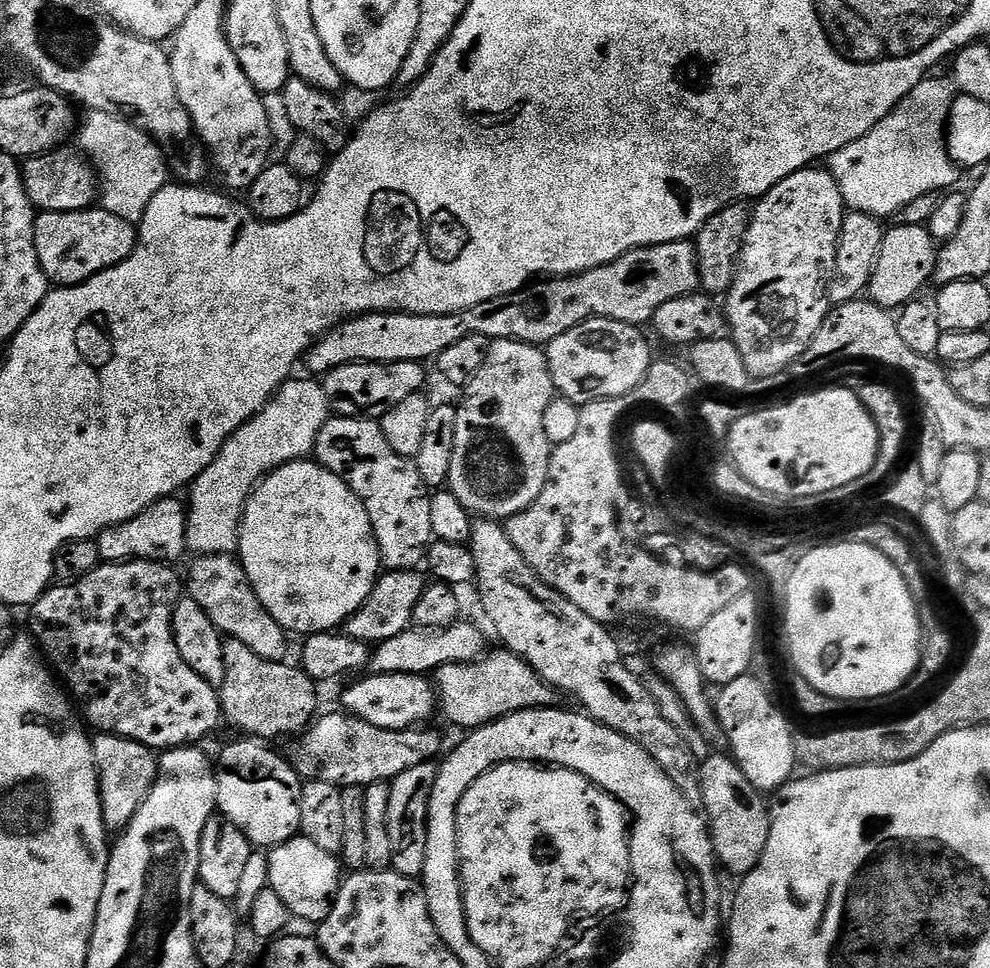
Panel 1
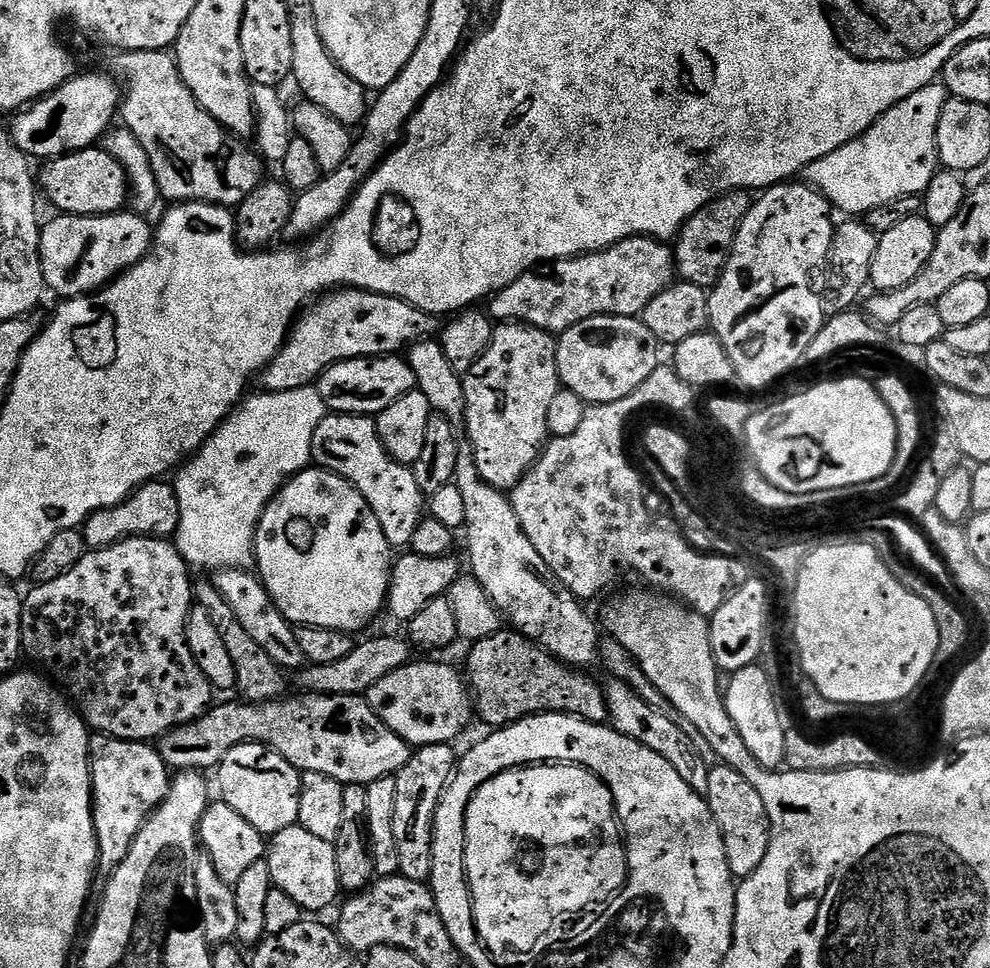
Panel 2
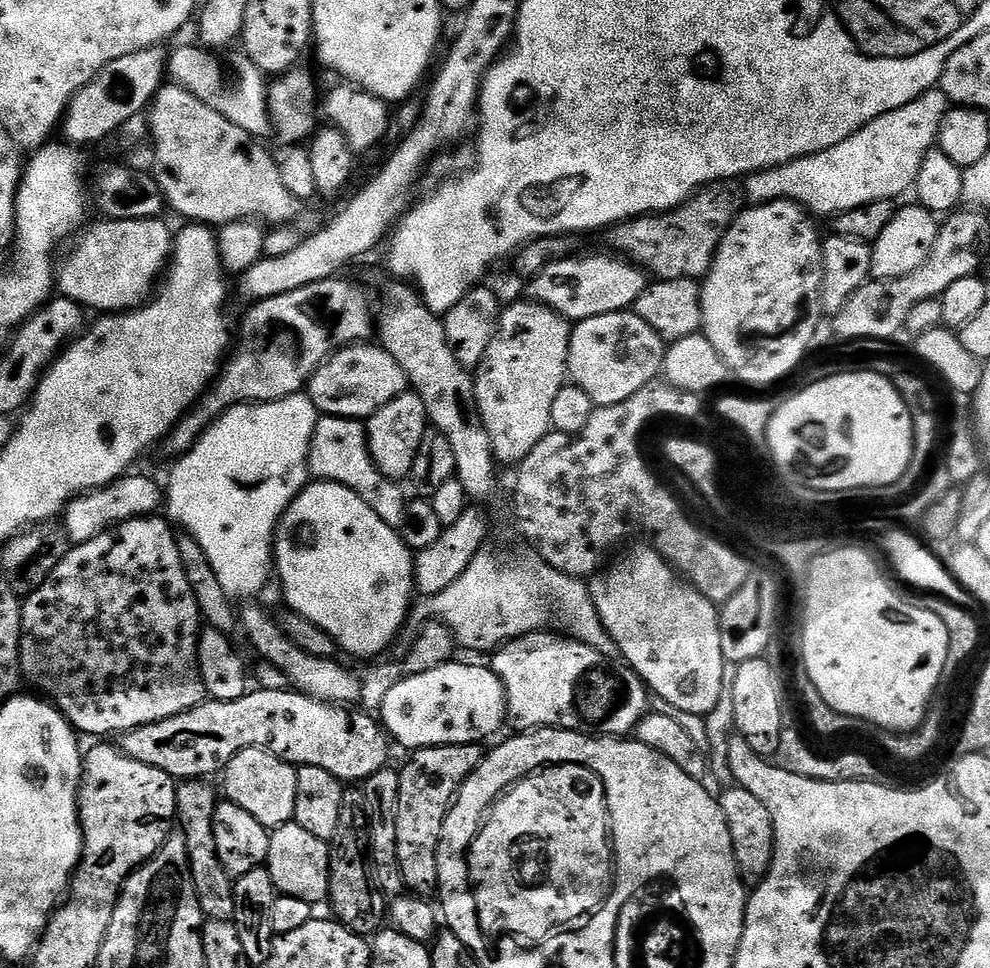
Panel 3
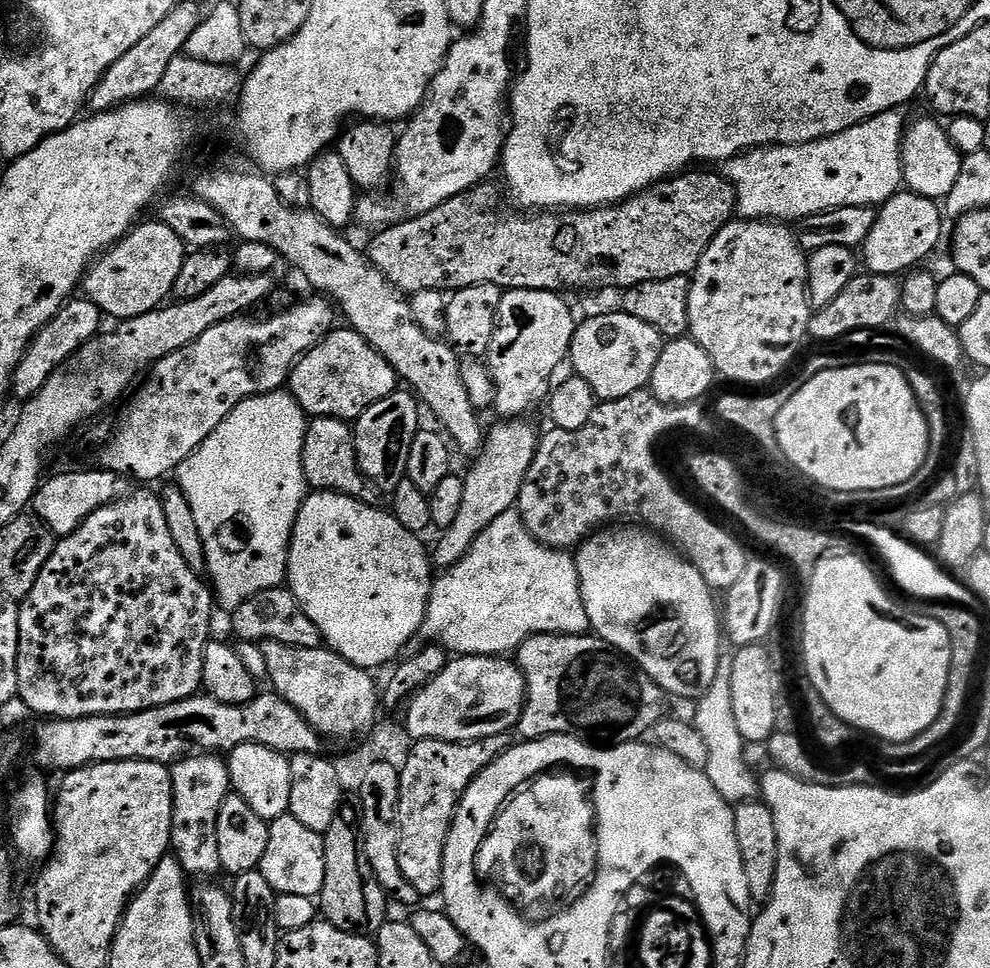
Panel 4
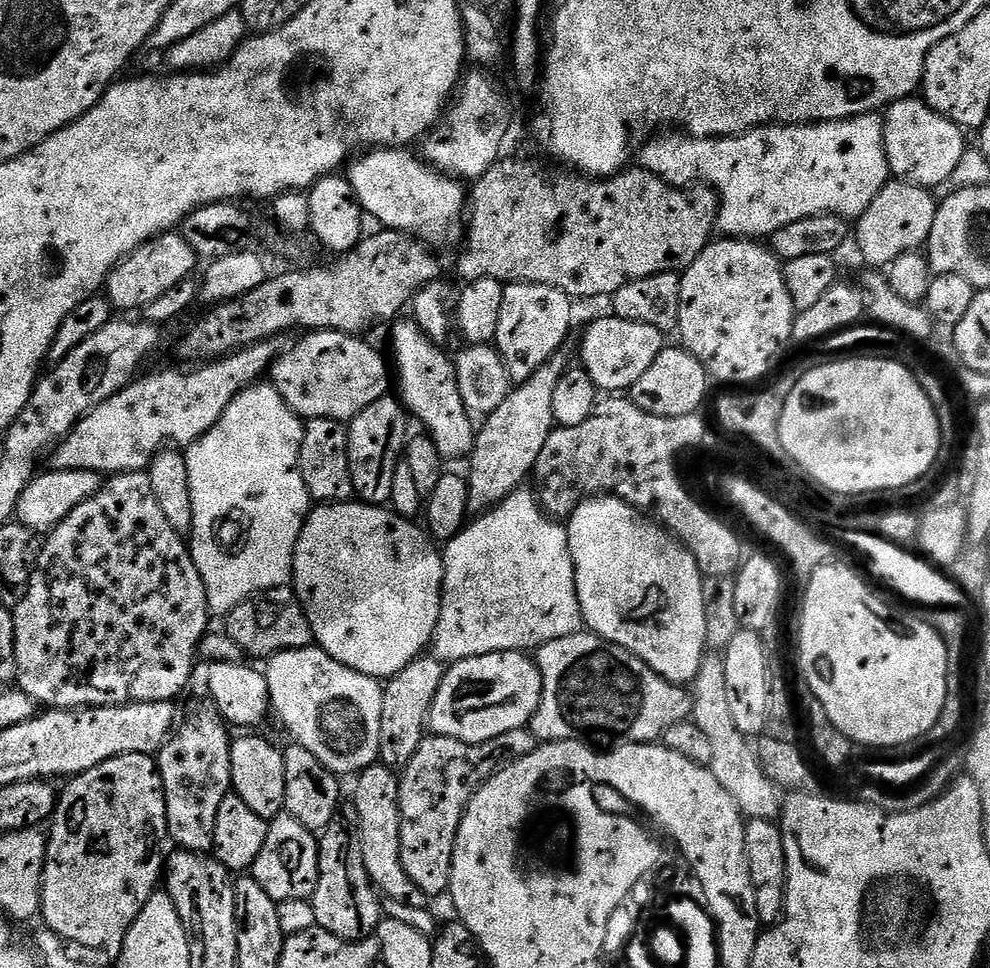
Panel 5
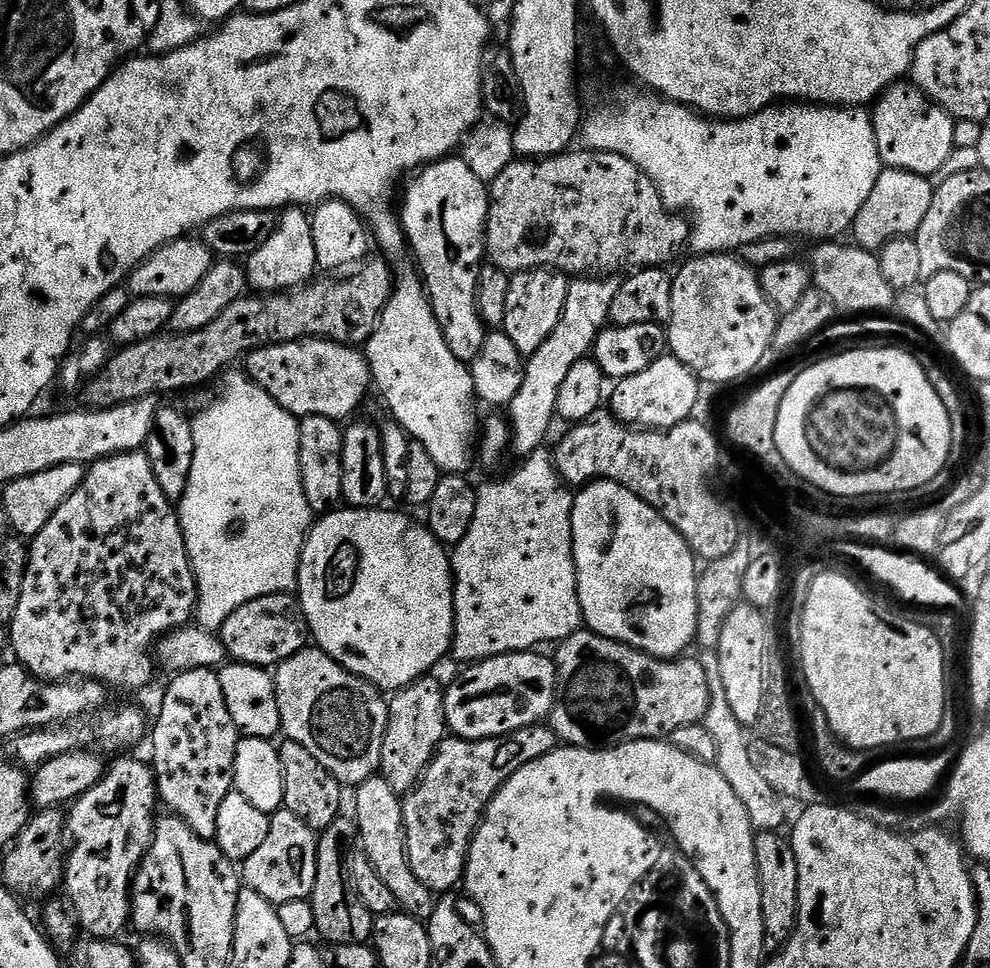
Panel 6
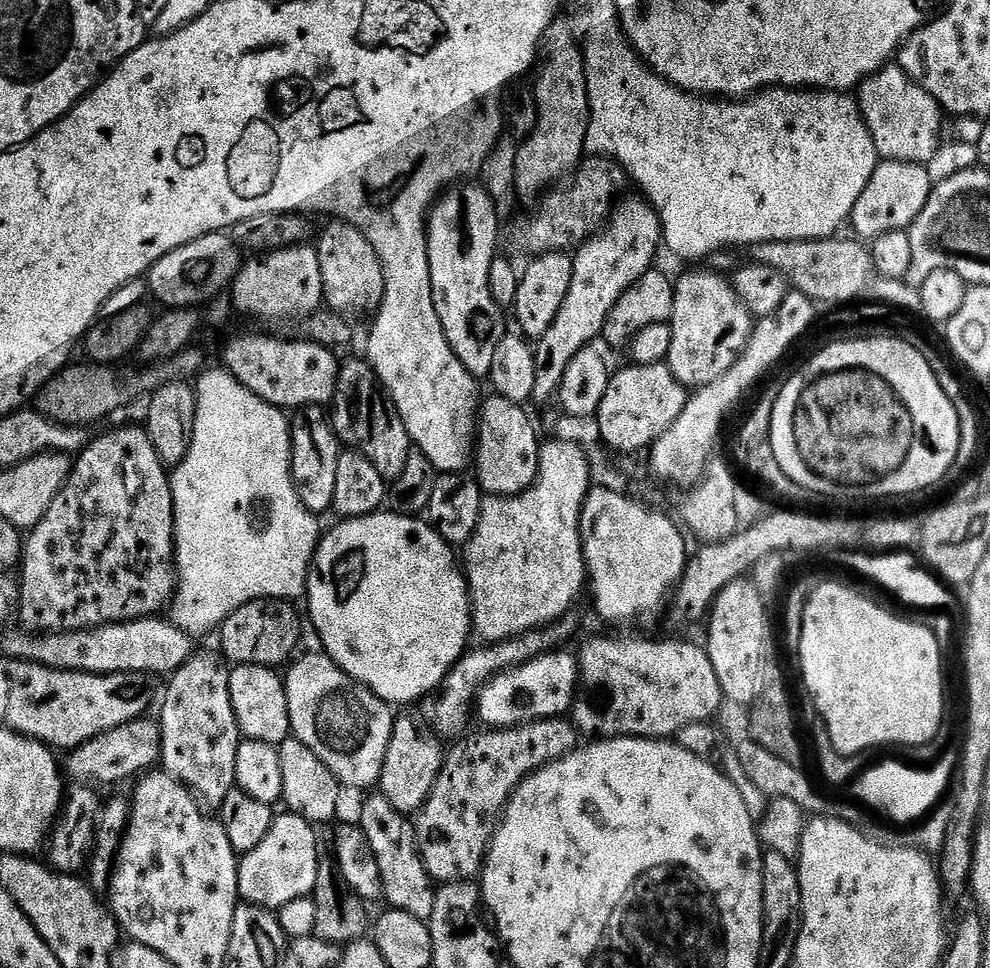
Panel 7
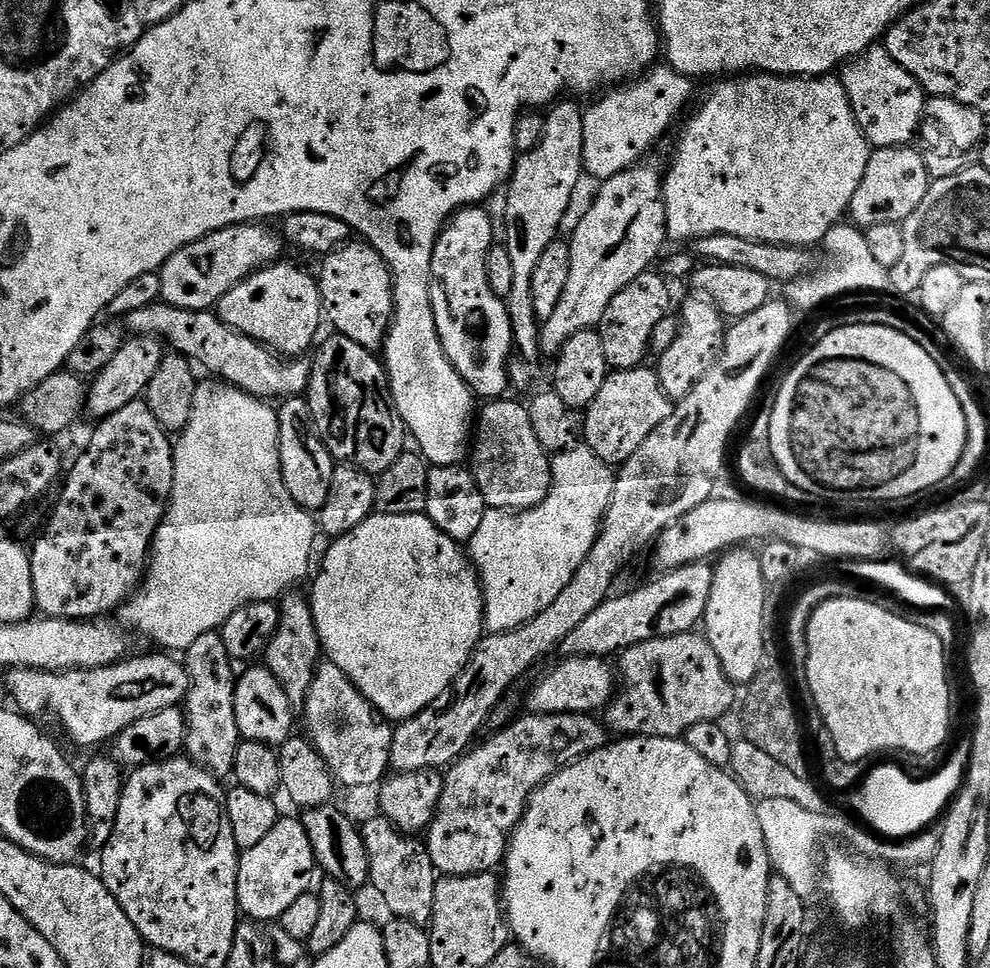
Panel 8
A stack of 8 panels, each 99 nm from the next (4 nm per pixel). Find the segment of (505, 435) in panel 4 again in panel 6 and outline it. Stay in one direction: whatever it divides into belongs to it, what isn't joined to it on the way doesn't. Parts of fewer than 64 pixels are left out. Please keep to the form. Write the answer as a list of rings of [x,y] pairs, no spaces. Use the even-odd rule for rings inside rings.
[[[576,278],[569,283],[566,294],[566,306],[562,310],[562,318],[558,318],[558,326],[550,333],[550,338],[534,350],[534,354],[527,357],[524,365],[524,381],[519,387],[518,394],[514,400],[507,404],[506,419],[512,429],[512,442],[510,445],[513,453],[517,452],[520,458],[529,456],[533,450],[545,443],[544,435],[548,432],[552,420],[556,416],[556,403],[558,402],[558,390],[562,390],[562,381],[566,379],[566,373],[574,367],[574,362],[585,359],[593,351],[596,338],[604,331],[609,323],[610,302],[614,302],[618,284],[612,278]]]

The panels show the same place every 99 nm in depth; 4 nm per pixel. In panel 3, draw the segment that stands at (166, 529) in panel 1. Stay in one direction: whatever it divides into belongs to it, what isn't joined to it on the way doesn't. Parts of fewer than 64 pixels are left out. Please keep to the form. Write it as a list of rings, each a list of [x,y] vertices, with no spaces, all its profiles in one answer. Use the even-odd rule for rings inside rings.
[[[125,474],[105,488],[97,488],[95,492],[85,492],[83,496],[74,496],[64,507],[62,513],[62,529],[73,545],[90,542],[90,538],[98,538],[98,534],[108,531],[127,520],[136,520],[140,516],[154,516],[162,508],[162,488],[148,476],[132,476]]]

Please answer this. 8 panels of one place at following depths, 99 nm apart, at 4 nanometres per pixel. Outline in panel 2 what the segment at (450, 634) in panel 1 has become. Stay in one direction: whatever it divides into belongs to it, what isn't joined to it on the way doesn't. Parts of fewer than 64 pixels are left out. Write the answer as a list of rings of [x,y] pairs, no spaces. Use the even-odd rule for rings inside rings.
[[[376,636],[373,640],[364,640],[357,643],[346,654],[346,658],[329,664],[314,664],[295,669],[290,678],[290,684],[304,694],[314,696],[358,696],[366,694],[370,686],[374,686],[386,674],[398,670],[413,659],[413,649],[407,639],[399,640],[396,636]],[[409,648],[409,649],[408,649]],[[293,676],[293,678],[292,678]]]

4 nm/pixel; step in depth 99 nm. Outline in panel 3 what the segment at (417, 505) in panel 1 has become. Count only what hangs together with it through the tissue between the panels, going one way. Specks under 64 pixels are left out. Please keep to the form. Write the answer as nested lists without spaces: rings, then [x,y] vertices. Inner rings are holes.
[[[325,415],[317,419],[308,447],[308,474],[317,481],[341,484],[354,490],[354,494],[358,494],[358,498],[362,498],[362,502],[366,502],[366,506],[370,506],[370,510],[374,510],[374,514],[386,522],[386,526],[397,530],[402,526],[408,509],[405,489],[378,470],[368,450],[367,427],[360,420]]]

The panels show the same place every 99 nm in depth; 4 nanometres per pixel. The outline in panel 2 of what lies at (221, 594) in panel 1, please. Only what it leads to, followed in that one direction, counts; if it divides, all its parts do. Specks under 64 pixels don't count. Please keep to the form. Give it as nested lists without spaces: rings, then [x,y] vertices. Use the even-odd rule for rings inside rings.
[[[226,568],[215,573],[214,583],[222,598],[226,598],[230,610],[234,610],[238,622],[242,622],[246,634],[250,634],[250,638],[254,638],[254,642],[258,642],[258,646],[262,646],[262,650],[270,654],[274,663],[285,670],[305,667],[306,661],[302,654],[302,646],[298,646],[296,628],[289,624],[288,619],[274,606],[259,575],[242,568]]]

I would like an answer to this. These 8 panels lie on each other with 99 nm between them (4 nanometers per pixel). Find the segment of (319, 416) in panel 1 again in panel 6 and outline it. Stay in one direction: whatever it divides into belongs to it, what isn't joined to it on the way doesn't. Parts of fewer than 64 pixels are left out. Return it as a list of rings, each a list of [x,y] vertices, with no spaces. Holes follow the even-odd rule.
[[[228,370],[223,373],[219,381],[220,393],[212,400],[209,408],[201,410],[192,420],[194,434],[194,466],[190,466],[190,482],[186,482],[183,498],[178,502],[180,528],[184,532],[184,541],[188,557],[192,563],[192,573],[196,575],[196,610],[194,620],[197,625],[211,633],[219,633],[220,627],[238,610],[238,606],[246,606],[246,602],[254,602],[254,598],[262,598],[266,594],[279,592],[291,593],[297,587],[300,579],[300,559],[308,531],[314,523],[314,513],[310,510],[310,502],[306,502],[306,494],[302,490],[300,481],[300,463],[298,462],[298,446],[300,445],[300,420],[293,416],[262,386],[258,386],[243,371]]]

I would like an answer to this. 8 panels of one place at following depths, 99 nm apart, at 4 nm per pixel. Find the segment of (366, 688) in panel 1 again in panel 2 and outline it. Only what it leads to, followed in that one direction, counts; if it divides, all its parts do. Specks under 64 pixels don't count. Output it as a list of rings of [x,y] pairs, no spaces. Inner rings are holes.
[[[417,659],[386,674],[366,693],[368,705],[378,714],[378,718],[394,734],[398,734],[407,744],[423,746],[425,744],[452,744],[468,728],[468,723],[474,720],[474,700],[470,695],[469,685],[465,677],[460,676],[448,664],[431,664],[428,660]]]

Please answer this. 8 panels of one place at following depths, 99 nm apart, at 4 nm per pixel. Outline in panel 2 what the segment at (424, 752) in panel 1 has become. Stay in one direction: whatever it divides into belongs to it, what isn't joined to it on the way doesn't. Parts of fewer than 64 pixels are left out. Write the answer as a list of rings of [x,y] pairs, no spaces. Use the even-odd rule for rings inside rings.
[[[292,695],[263,702],[217,703],[194,722],[161,736],[158,741],[160,757],[168,763],[169,769],[203,773],[204,768],[219,769],[234,746],[265,744],[301,774],[326,774],[326,778],[334,778],[342,785],[365,786],[378,778],[395,776],[406,762],[410,762],[413,745],[381,722],[363,695]]]

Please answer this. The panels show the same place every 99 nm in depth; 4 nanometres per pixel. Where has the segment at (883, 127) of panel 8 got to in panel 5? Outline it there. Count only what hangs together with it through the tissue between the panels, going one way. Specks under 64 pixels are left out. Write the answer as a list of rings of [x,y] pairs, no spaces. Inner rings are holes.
[[[915,95],[895,100],[888,105],[883,117],[886,162],[895,179],[933,190],[950,178],[966,149],[965,129],[935,112],[923,98]]]

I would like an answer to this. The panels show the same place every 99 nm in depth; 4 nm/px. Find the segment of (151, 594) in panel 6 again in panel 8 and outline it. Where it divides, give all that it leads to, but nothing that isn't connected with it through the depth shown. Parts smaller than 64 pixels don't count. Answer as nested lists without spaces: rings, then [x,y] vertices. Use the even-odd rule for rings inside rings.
[[[143,399],[132,400],[122,410],[114,414],[103,417],[99,421],[96,433],[88,440],[88,449],[76,460],[76,465],[72,469],[67,469],[66,479],[63,481],[64,489],[60,492],[60,501],[52,508],[52,517],[48,520],[48,525],[44,528],[44,533],[36,540],[36,545],[31,545],[30,555],[32,558],[32,573],[34,574],[34,598],[36,607],[45,617],[54,619],[64,619],[72,621],[92,622],[103,612],[115,613],[120,605],[134,595],[140,585],[144,583],[146,568],[150,553],[152,551],[152,540],[156,537],[156,531],[160,523],[164,521],[164,513],[168,510],[168,501],[172,499],[172,483],[174,482],[174,444],[169,433],[154,418],[154,414],[148,409],[147,403]]]

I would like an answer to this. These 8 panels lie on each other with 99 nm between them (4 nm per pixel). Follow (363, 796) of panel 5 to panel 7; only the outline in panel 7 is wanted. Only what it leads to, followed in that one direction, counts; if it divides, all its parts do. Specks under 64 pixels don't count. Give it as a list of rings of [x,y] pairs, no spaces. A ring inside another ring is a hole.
[[[373,794],[360,808],[358,825],[364,832],[381,874],[383,899],[388,908],[397,908],[406,914],[414,914],[419,920],[429,920],[434,914],[436,888],[420,857],[416,841],[416,825],[409,817],[398,814],[390,802],[379,794]]]

